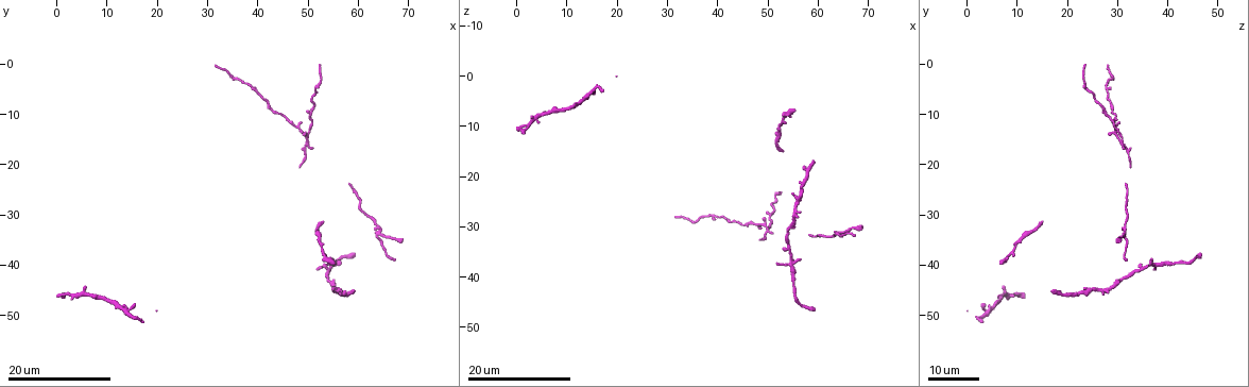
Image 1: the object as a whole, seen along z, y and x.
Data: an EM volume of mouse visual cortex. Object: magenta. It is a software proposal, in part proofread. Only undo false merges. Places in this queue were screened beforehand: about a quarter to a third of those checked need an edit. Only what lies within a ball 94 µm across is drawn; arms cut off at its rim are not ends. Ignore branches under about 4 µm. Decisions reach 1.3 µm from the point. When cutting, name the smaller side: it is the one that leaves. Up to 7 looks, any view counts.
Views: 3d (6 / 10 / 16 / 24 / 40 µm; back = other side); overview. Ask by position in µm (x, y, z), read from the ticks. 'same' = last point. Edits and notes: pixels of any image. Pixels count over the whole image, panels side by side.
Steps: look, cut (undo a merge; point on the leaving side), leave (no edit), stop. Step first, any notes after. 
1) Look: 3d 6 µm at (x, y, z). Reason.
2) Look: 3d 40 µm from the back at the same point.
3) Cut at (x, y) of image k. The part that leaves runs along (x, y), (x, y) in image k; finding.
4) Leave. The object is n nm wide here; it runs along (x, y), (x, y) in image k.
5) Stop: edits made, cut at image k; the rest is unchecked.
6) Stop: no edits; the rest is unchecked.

Look: 3d 16 µm at (64.5, 33.5, 31.5). Branch point.

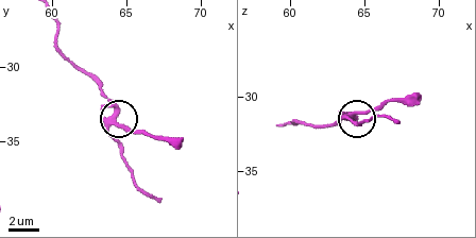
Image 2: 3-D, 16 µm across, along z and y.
Look: 3d 6 µm at (64.2, 33.4, 31.6).

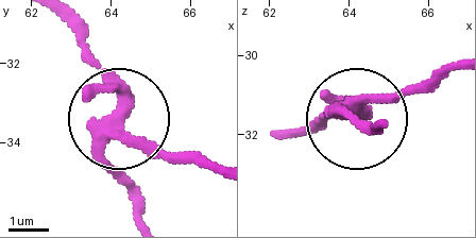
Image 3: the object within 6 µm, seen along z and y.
Look: 3d 6 µm from the back at the same point. Other side.

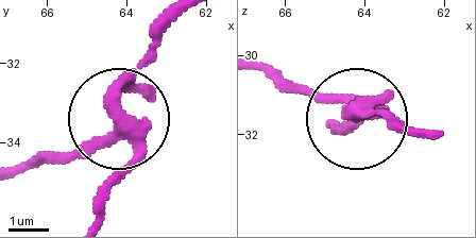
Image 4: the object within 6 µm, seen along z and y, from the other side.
Cut at (63, 157) of image 4. The side arm is 5 µm long; the part that leaves runs along (113, 134), (24, 165) in image 4; two neurons meet here.

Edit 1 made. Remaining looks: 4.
Look: 3d 16 µm at (55.0, 39.5, 37.5). Looks like a crossing.

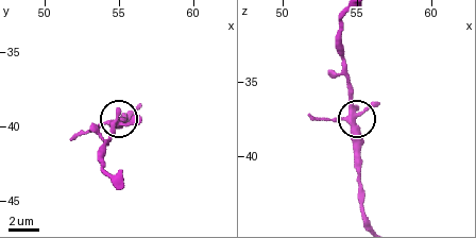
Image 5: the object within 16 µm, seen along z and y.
Look: 3d 6 µm at (55.2, 39.8, 37.2).

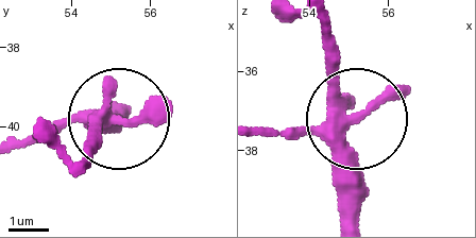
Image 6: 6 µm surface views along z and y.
Leave. The side arm is 13 µm long; it runs along (317, 19), (354, 120), (351, 211) in image 6; continuous, no second neuron.

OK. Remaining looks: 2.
Look: 3d 24 µm at (55.5, 45.0, 25.0).

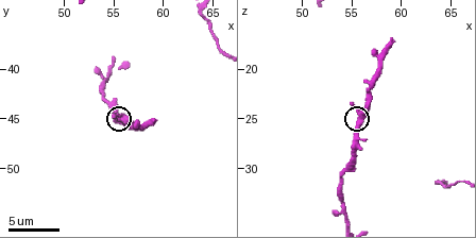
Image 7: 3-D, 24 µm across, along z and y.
Look: 3d 6 µm at (56.0, 45.0, 25.0).

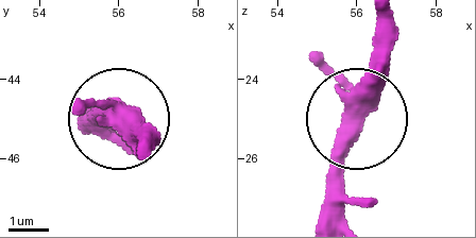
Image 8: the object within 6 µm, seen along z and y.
Leave. The side arm is 84 µm long; 3 arms meet here; one neuron here.

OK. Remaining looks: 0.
Stop: edits made, cut at image 4; the rest is unchecked.

